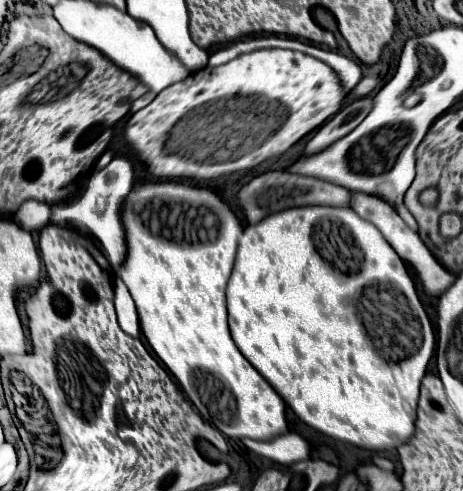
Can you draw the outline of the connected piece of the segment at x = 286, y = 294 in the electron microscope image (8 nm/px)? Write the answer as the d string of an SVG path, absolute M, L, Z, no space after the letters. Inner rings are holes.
M302 206L302 208L290 208L276 214L266 216L258 224L246 226L236 254L236 264L228 282L228 322L232 338L238 346L238 350L244 354L244 358L266 378L266 382L282 396L282 400L294 410L294 414L312 426L314 430L340 440L348 442L366 450L390 450L398 448L410 436L414 434L414 418L416 418L416 402L420 394L420 380L426 372L426 366L432 356L434 346L434 332L430 326L430 320L418 304L418 294L414 288L414 282L406 270L406 264L402 258L388 246L380 230L360 218L354 210L348 208L334 208L334 206ZM370 314L370 344L368 344L368 328L366 318Z

